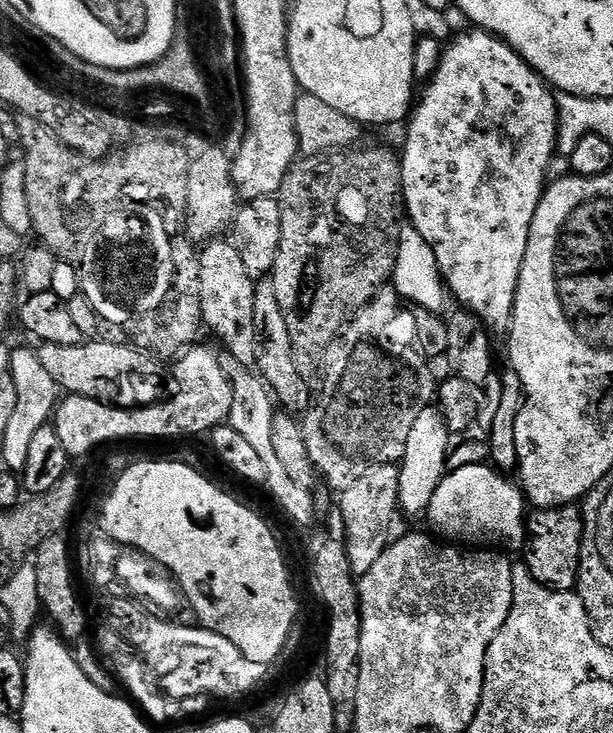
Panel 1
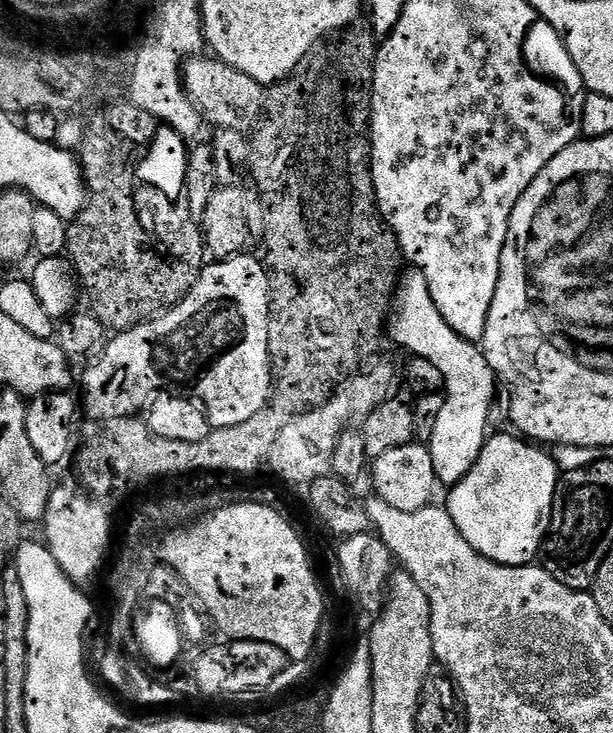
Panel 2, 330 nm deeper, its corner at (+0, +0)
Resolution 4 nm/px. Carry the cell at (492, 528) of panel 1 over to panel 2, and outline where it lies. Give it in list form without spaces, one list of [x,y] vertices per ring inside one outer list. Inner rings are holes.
[[[489,435],[470,474],[451,485],[446,507],[454,526],[474,550],[495,564],[522,568],[535,561],[532,559],[540,552],[540,539],[545,539],[553,527],[558,472],[556,476],[556,464],[543,447],[511,435]]]

